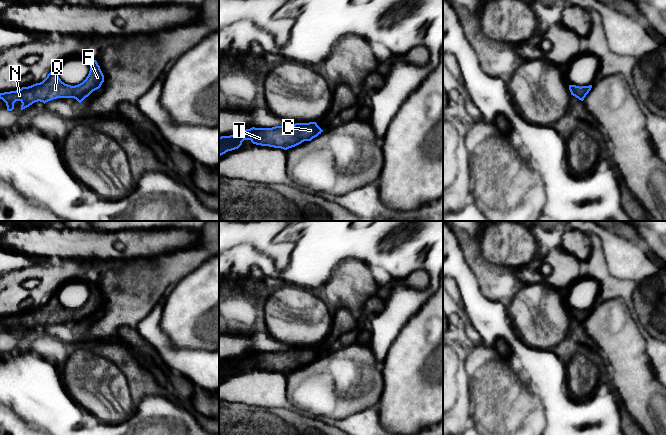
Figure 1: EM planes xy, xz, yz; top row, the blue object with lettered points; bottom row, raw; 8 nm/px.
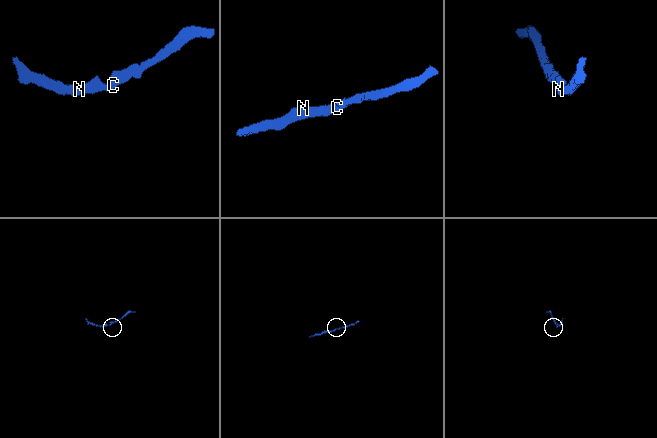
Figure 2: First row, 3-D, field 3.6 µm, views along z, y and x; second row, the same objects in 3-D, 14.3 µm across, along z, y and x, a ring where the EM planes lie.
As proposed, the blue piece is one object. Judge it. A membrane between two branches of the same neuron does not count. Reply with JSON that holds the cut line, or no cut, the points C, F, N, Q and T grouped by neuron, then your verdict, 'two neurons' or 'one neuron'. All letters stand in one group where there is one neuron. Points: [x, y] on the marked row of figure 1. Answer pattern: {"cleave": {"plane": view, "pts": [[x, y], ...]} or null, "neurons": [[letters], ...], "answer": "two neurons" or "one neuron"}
{"cleave": null, "neurons": [["C", "F", "N", "Q", "T"]], "answer": "one neuron"}

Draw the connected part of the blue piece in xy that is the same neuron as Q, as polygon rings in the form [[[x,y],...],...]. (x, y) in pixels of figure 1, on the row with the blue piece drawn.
[[[90,60],[90,71],[86,79],[75,86],[65,84],[59,78],[57,71],[52,70],[40,83],[28,87],[22,87],[16,91],[0,93],[7,106],[7,111],[14,109],[14,103],[22,103],[21,110],[29,107],[35,102],[43,102],[57,98],[74,98],[81,103],[93,91],[99,89],[104,82],[104,75],[96,60]]]

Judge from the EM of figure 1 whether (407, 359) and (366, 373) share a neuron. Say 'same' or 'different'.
different

